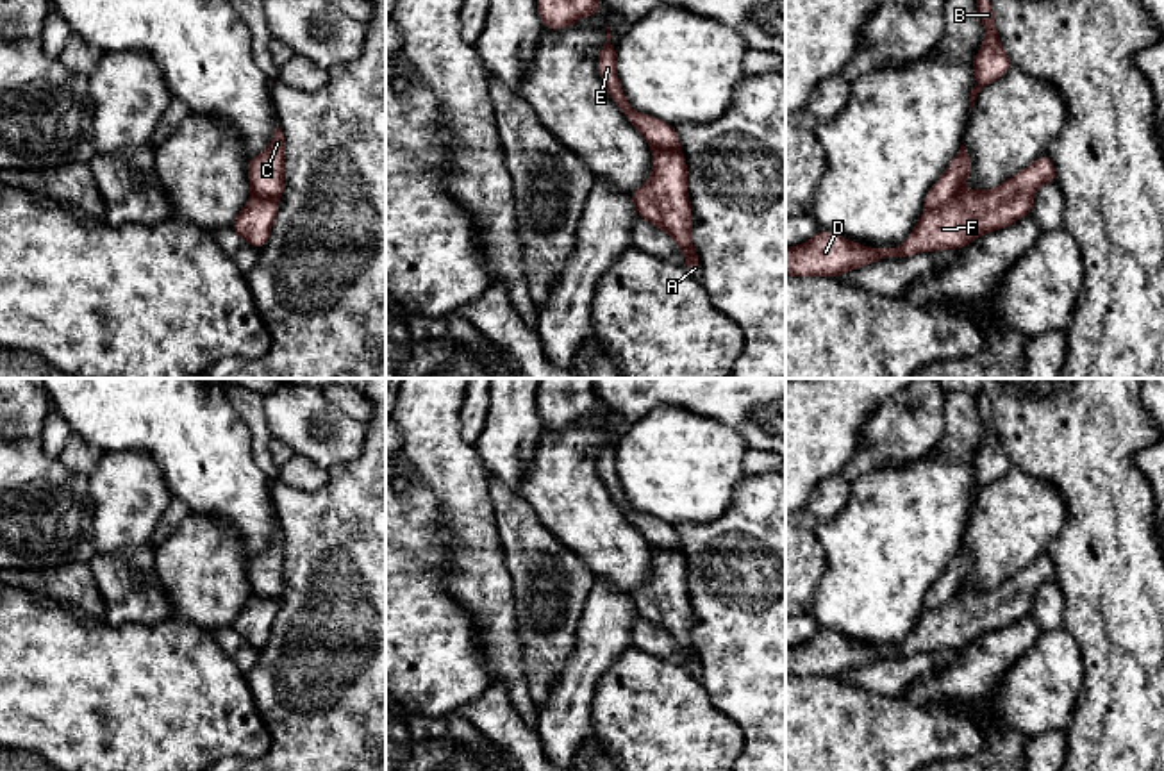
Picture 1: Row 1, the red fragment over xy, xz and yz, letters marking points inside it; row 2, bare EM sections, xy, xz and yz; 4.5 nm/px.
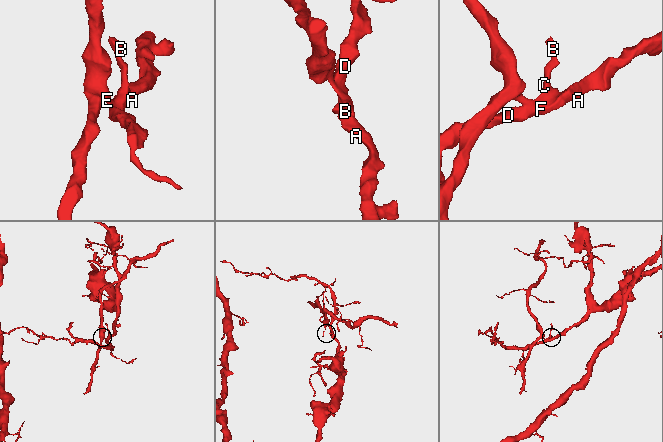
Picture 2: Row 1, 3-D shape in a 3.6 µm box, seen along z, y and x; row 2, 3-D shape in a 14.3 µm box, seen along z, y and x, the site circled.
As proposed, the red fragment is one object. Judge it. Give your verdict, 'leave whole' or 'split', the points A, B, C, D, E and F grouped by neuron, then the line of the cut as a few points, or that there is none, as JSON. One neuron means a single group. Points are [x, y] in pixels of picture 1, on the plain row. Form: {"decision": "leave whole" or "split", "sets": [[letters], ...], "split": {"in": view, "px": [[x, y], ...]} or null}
{"decision": "split", "sets": [["A", "D", "F"], ["B", "C", "E"]], "split": {"in": "yz", "px": [[959, 589], [943, 604], [925, 609]]}}

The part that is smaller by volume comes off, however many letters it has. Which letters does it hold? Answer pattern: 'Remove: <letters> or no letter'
Remove: B, C, E

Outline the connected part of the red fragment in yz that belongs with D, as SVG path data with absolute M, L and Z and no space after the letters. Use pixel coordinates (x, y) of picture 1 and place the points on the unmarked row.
M1043 553L1034 564L1018 571L1009 580L996 584L989 591L966 589L935 609L925 609L914 632L898 648L869 648L848 641L841 634L819 630L807 642L786 648L786 675L793 676L839 676L861 666L882 660L885 657L912 657L919 651L957 650L980 635L1009 626L1027 614L1032 614L1034 594L1046 584L1057 582L1057 571L1048 553Z

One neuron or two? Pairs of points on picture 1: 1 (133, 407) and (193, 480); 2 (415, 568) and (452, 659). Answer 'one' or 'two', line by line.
1: one
2: one

